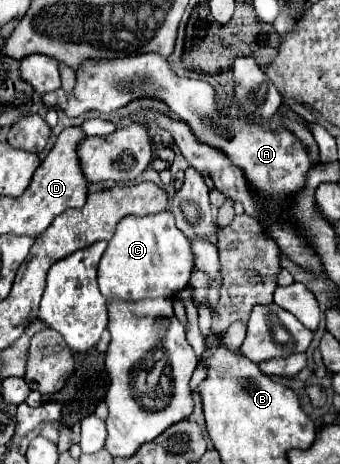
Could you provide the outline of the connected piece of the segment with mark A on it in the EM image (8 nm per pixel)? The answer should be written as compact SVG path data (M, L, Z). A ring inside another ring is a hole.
M138 55L130 59L118 59L116 63L88 63L80 69L80 73L76 73L76 87L70 95L58 89L46 93L42 101L48 107L60 107L70 117L78 117L92 109L98 113L112 113L138 97L156 97L166 101L178 119L184 119L190 125L200 141L222 149L232 159L232 163L244 171L248 183L260 191L270 205L282 207L282 203L286 203L296 193L296 189L302 187L306 173L312 167L302 143L290 131L276 131L260 123L248 123L244 119L220 119L214 105L214 89L204 81L176 77L168 61L160 55Z

